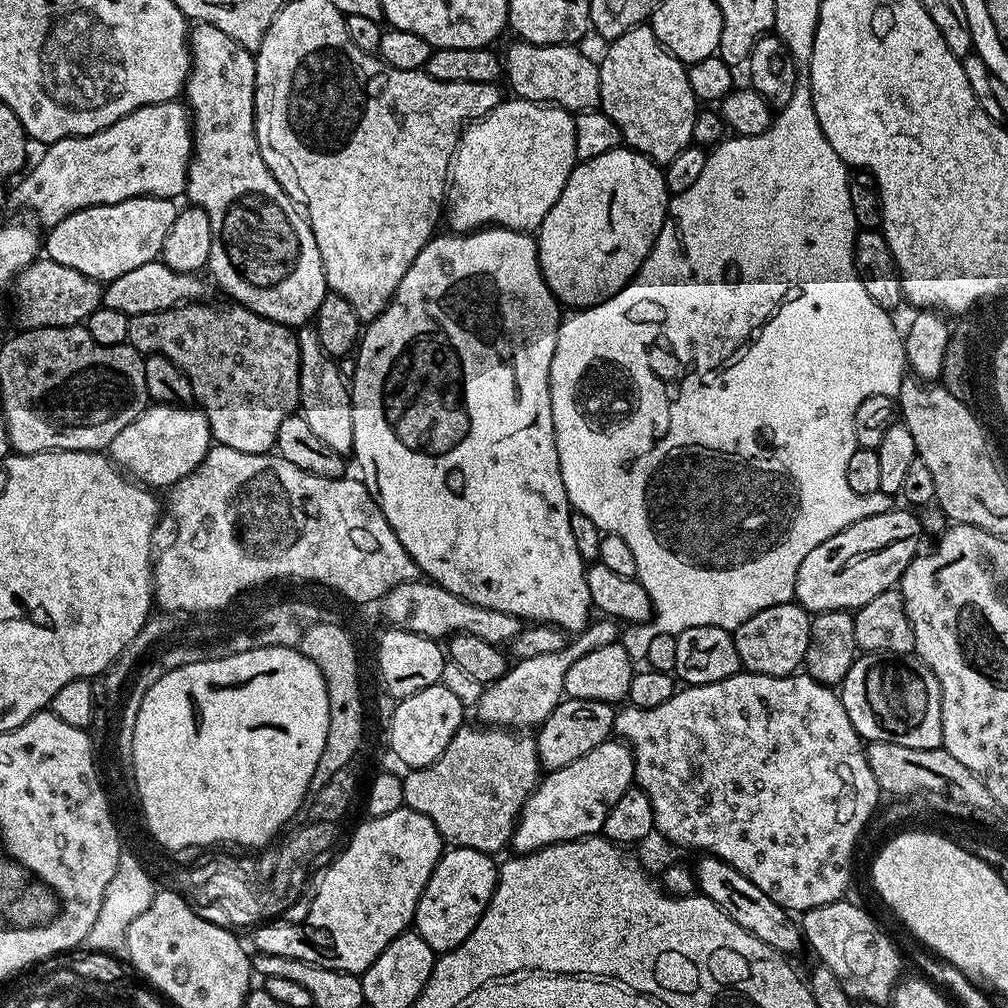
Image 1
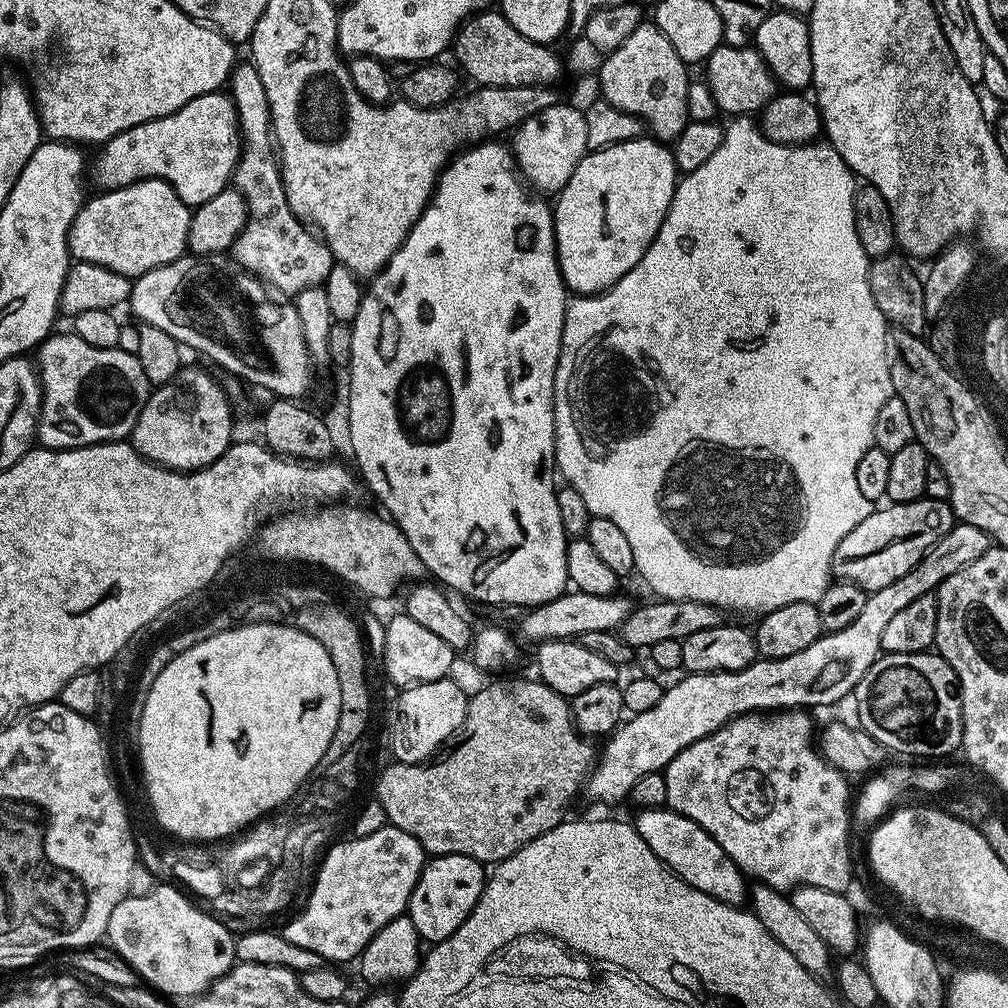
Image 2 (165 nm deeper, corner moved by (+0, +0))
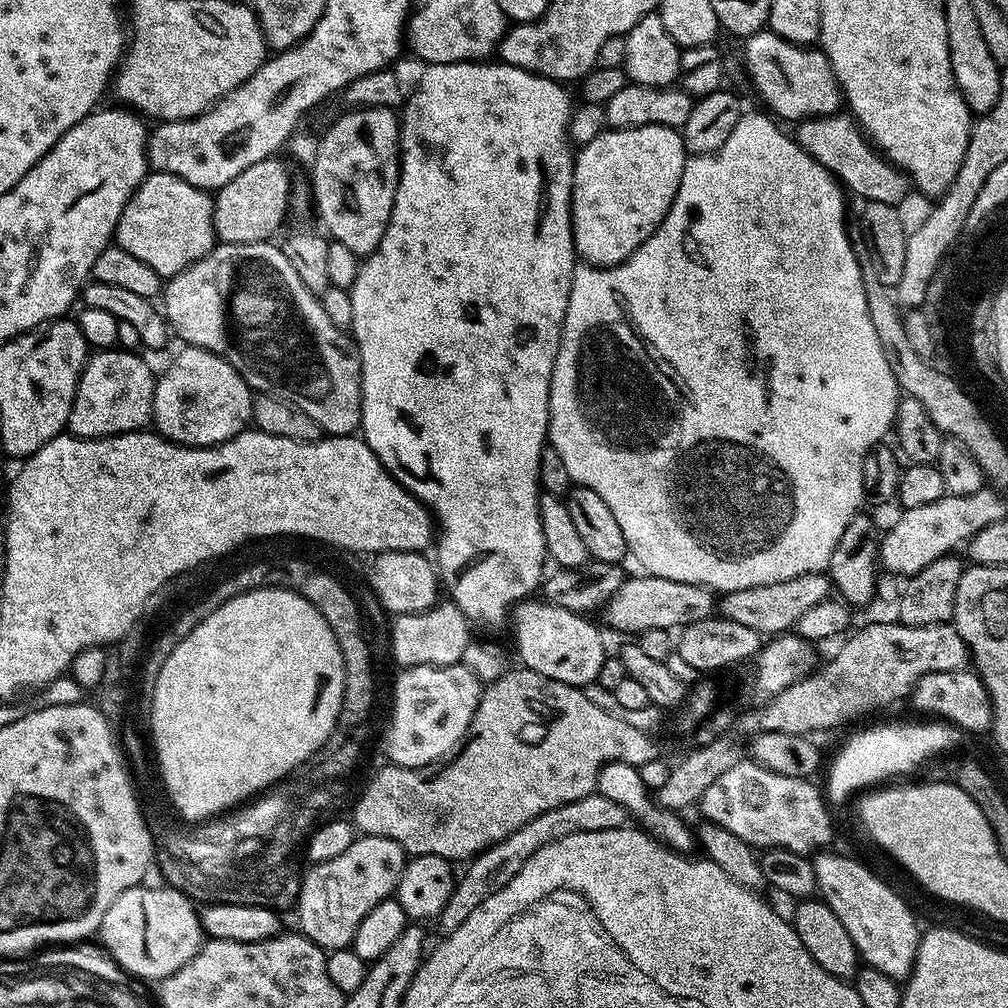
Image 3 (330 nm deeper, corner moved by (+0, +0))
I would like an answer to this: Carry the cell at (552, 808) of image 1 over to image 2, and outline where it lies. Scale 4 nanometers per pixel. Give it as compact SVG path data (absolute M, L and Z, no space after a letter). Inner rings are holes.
M956 522L951 527L941 535L940 539L928 549L928 553L910 571L902 574L902 578L890 582L890 586L882 586L882 590L871 593L866 606L862 606L858 618L854 618L850 626L837 632L824 632L817 640L810 642L806 650L798 650L798 654L790 654L786 658L777 660L757 658L750 666L733 672L684 674L684 677L673 688L665 687L662 698L658 698L657 704L652 709L629 715L620 727L603 741L603 744L605 743L604 752L602 748L598 759L593 763L592 771L588 774L586 796L588 792L589 798L597 800L600 804L616 804L619 800L627 801L634 782L638 782L642 774L663 772L667 764L686 746L693 744L698 738L708 736L714 730L721 728L723 724L728 724L735 716L764 714L769 710L813 710L812 708L816 707L824 708L827 704L836 704L843 696L851 697L857 682L864 677L866 670L870 670L876 657L881 655L882 629L886 626L886 622L890 622L890 618L894 618L894 614L902 610L902 606L906 606L914 598L922 598L935 593L940 583L950 574L956 574L962 566L968 566L974 558L984 554L990 547L990 538L982 530L978 530L978 526Z

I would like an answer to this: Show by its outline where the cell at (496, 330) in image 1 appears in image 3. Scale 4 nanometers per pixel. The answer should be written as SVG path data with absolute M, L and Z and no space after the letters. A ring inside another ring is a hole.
M465 62L462 64L429 64L423 70L416 89L411 89L400 116L400 181L394 198L394 210L390 214L390 222L386 226L386 234L382 234L382 242L361 263L358 270L358 278L351 286L352 301L354 302L354 322L350 332L356 341L356 347L360 349L360 426L362 438L374 450L374 454L382 462L382 466L395 480L397 480L410 495L416 497L428 507L432 513L439 532L434 540L434 563L438 569L438 575L443 587L450 595L451 603L460 607L462 614L473 625L481 624L484 628L496 628L500 623L505 623L510 609L517 602L525 599L529 594L541 587L542 577L545 575L546 553L544 539L542 538L542 522L540 521L540 455L546 447L548 440L548 403L550 402L550 386L552 385L552 371L556 355L560 349L560 335L564 329L566 318L566 306L572 289L572 274L578 267L576 249L572 247L572 165L574 163L574 148L570 143L568 123L572 121L574 103L568 97L568 92L559 80L551 80L545 76L539 76L536 72L527 72L518 66L510 66L503 62Z

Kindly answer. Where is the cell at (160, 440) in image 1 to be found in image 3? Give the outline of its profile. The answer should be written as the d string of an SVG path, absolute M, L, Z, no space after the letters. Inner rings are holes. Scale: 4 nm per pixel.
M191 346L181 347L181 352L173 358L168 364L168 369L164 373L159 373L156 389L154 390L154 402L152 403L152 424L155 431L163 436L165 440L172 440L175 444L185 444L187 448L212 448L216 444L224 444L230 438L234 438L242 431L249 427L252 419L252 397L253 389L248 387L248 383L242 378L242 374L238 374L238 370L234 370L234 366L230 366L230 362L226 362L226 358L222 358L218 354L214 354L205 348L193 348Z

